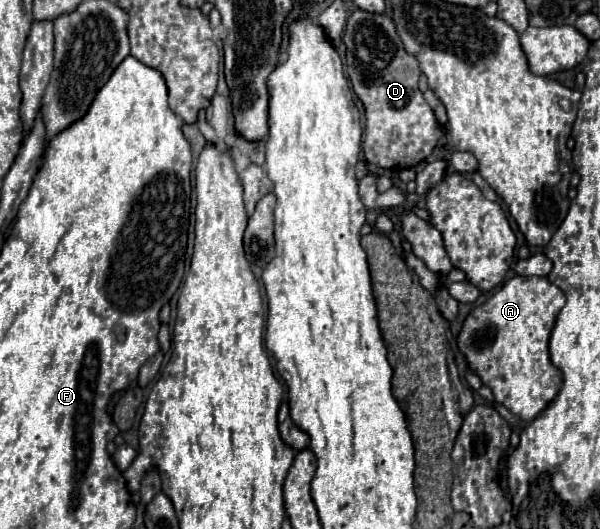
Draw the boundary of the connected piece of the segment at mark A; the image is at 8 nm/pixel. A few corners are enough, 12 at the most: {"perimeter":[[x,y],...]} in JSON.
{"perimeter":[[515,275],[469,313],[459,349],[527,423],[557,395],[563,291]]}

